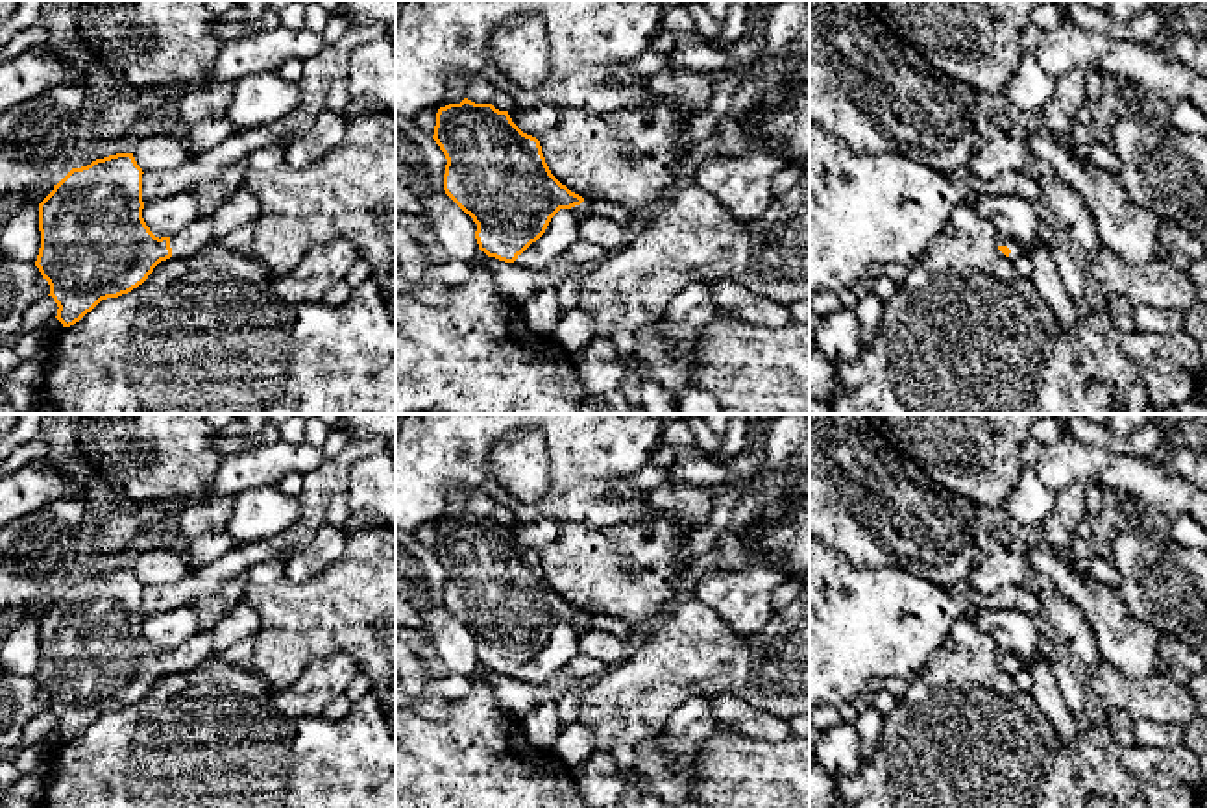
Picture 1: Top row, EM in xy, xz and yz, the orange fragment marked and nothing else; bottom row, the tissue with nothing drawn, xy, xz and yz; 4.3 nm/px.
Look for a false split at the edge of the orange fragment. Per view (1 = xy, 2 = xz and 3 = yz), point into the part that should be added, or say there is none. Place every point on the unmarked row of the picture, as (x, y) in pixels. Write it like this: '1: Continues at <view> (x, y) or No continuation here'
1: Continues at xy (243, 622)
2: No continuation here
3: Continues at yz (1015, 662)

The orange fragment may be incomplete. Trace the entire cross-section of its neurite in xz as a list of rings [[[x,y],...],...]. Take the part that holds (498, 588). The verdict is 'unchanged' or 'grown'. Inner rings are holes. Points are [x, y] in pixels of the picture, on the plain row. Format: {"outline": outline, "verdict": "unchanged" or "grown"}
{"outline": [[[464,512],[460,518],[440,521],[433,553],[447,573],[444,605],[473,632],[479,664],[488,671],[514,677],[545,647],[560,623],[584,616],[551,588],[540,555],[523,547],[508,525],[499,525],[492,518]]], "verdict": "unchanged"}

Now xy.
{"outline": [[[133,568],[109,569],[72,582],[39,618],[41,662],[35,680],[50,699],[48,710],[59,721],[55,732],[63,741],[79,736],[102,714],[142,699],[161,675],[194,669],[238,640],[257,634],[261,627],[257,610],[240,601],[213,629],[196,632],[177,649],[159,653],[142,632],[142,588]]], "verdict": "grown"}

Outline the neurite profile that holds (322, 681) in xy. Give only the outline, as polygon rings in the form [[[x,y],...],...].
[[[335,651],[309,664],[290,688],[272,692],[272,703],[287,717],[322,716],[333,699],[346,693],[357,673],[353,655]]]

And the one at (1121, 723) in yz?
[[[1115,710],[1107,716],[1109,730],[1120,747],[1135,745],[1133,721],[1124,710]]]

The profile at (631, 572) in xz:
[[[651,516],[603,531],[551,518],[514,520],[508,529],[523,547],[540,555],[545,577],[562,599],[584,614],[616,618],[628,625],[632,634],[651,634],[686,594],[682,577],[691,562],[682,560],[678,551],[689,534],[678,533],[665,516]]]

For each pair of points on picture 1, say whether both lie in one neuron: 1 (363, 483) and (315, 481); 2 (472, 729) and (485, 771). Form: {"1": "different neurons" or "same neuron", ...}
{"1": "different neurons", "2": "same neuron"}

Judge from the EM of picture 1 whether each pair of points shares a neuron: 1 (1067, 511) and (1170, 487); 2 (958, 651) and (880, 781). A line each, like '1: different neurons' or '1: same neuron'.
1: different neurons
2: same neuron

